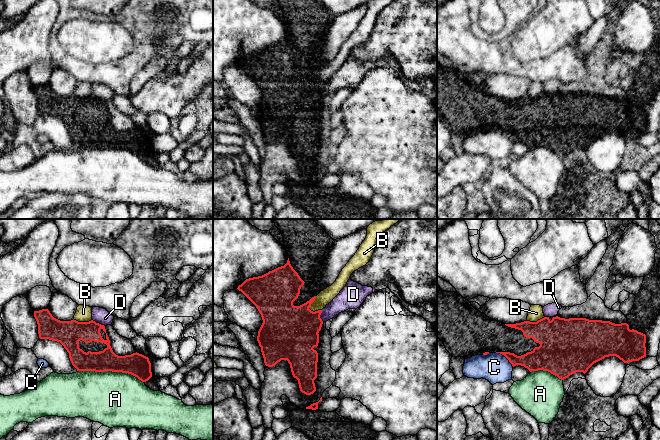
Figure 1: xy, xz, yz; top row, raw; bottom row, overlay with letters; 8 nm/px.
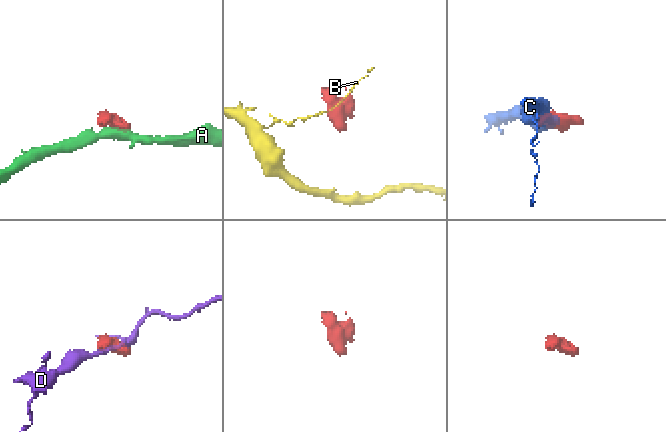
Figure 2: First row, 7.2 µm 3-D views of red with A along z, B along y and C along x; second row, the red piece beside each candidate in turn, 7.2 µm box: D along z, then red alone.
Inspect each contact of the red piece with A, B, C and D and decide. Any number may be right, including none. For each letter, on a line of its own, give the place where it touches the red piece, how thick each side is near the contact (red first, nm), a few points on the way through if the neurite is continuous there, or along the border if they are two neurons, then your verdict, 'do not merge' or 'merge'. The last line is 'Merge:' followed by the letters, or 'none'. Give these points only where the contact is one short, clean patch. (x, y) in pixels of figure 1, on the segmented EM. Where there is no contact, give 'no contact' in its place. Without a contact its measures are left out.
A: contact xy (111, 370); calibres 190 and 440 nm; do not merge
B: contact xz (311, 303); calibres 380 and 110 nm; do not merge
C: contact yz (505, 356); calibres 160 and 240 nm; do not merge
D: contact xy (98, 323); calibres 200 and 130 nm; do not merge
Merge: none

